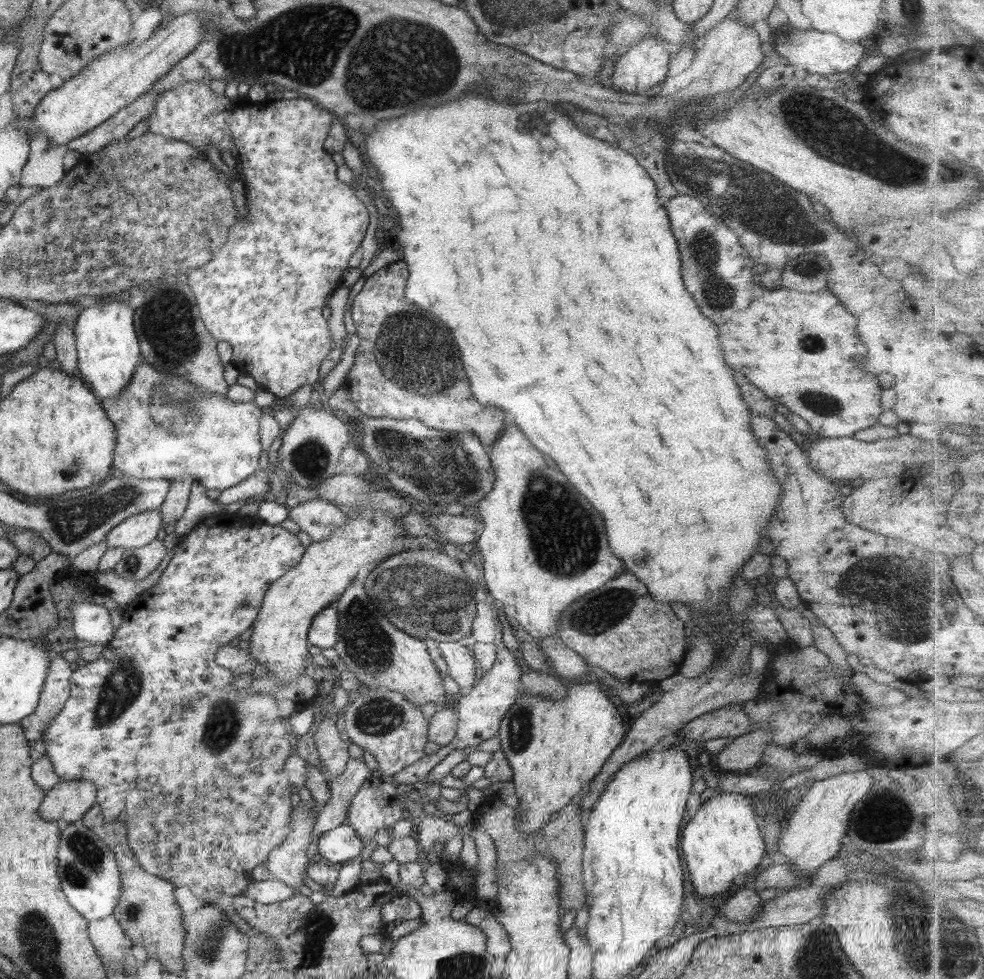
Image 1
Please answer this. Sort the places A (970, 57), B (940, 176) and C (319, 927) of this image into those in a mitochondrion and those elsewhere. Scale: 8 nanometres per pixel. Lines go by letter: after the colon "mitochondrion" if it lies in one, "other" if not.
A: other
B: mitochondrion
C: mitochondrion

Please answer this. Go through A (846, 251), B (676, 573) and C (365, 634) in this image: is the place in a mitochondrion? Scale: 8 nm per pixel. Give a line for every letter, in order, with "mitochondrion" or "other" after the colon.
A: other
B: other
C: mitochondrion

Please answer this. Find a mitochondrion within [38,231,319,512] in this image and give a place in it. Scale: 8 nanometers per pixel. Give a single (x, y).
(176, 412)

